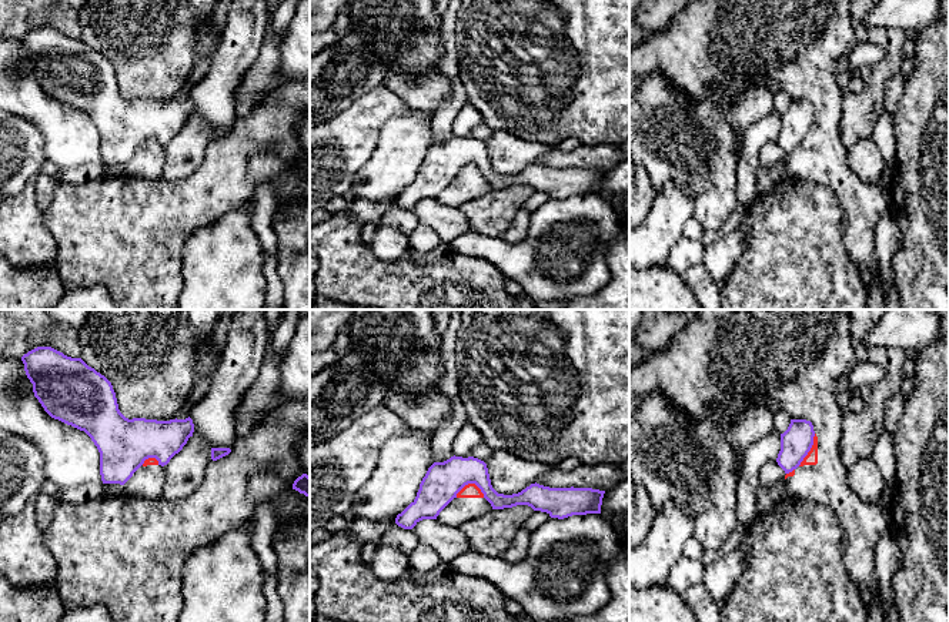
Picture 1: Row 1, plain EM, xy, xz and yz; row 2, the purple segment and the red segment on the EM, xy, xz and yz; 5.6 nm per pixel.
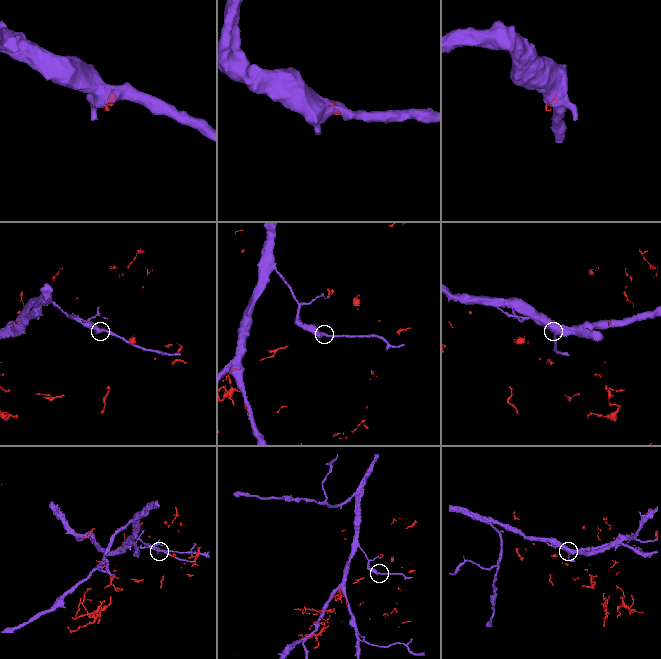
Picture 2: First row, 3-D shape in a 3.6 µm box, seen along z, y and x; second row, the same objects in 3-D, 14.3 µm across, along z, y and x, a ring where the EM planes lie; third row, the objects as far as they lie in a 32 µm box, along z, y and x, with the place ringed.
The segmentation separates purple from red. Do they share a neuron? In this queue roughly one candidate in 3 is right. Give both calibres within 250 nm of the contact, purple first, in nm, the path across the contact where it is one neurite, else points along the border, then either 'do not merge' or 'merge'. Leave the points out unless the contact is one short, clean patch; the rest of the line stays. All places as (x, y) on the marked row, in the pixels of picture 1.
calibres 220 and 80 nm; border xz (484, 494), (474, 484), (467, 484), (455, 497); do not merge

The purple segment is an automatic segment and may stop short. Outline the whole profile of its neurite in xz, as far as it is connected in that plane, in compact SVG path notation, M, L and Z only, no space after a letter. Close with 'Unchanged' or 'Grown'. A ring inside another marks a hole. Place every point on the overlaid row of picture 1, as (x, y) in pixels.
M451 457L434 462L420 484L415 499L395 518L404 529L412 529L422 519L437 519L440 512L468 484L475 484L492 509L528 505L547 512L551 518L564 519L572 515L601 514L605 491L592 488L549 488L531 484L518 494L498 494L489 479L487 464L478 458Z. Unchanged

